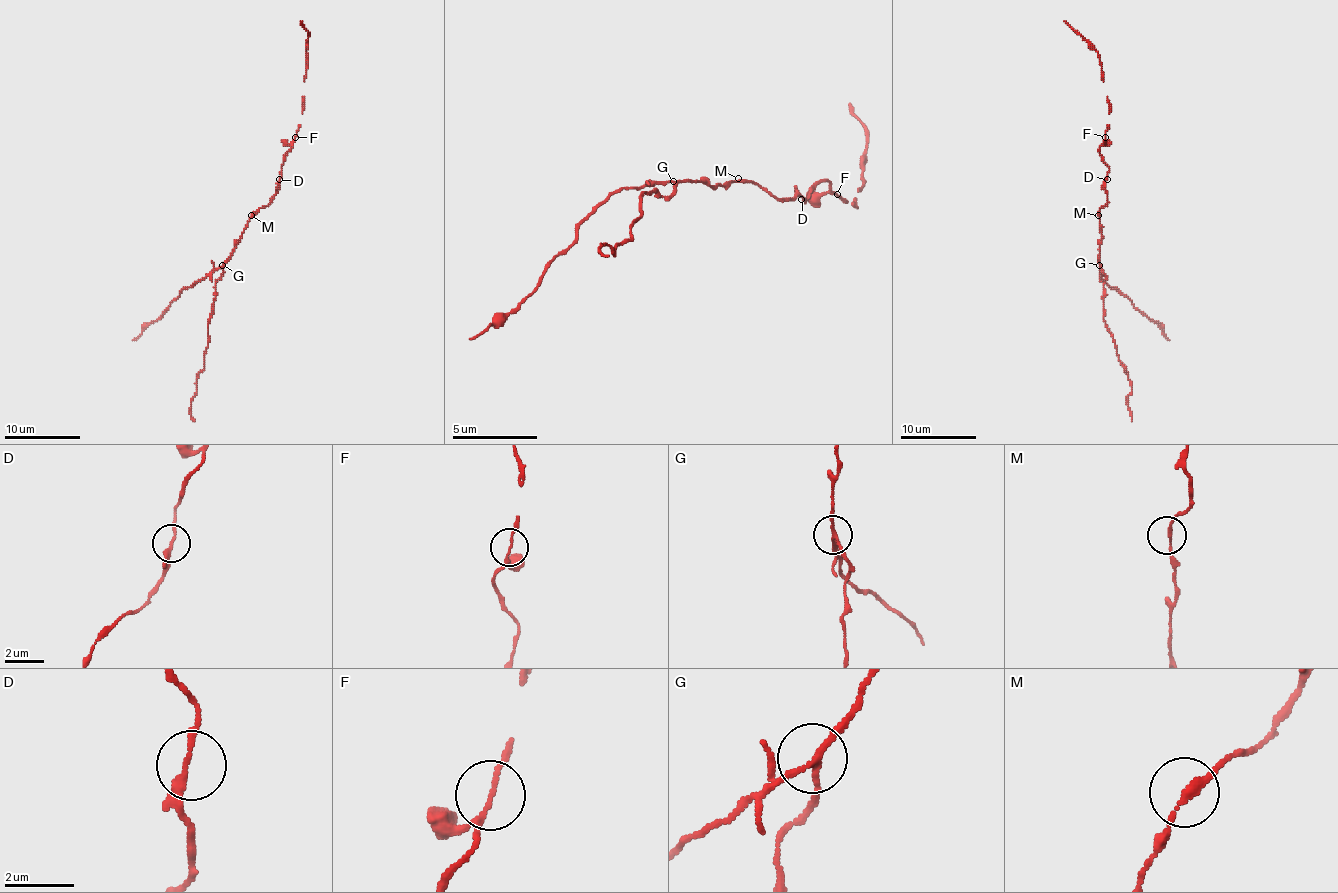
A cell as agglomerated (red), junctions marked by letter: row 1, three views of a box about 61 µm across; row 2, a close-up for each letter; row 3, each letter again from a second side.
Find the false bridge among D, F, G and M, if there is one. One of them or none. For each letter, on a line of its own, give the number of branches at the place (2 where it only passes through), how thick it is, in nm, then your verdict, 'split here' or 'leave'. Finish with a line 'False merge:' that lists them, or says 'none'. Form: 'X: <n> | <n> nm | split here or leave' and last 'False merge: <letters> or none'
D: 2 | 200 nm | leave
F: 3 | 110 nm | leave
G: 3 | 150 nm | split here
M: 2 | 180 nm | leave
False merge: G

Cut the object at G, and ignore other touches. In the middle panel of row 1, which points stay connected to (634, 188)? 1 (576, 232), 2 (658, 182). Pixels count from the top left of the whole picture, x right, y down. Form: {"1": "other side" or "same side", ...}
{"1": "same side", "2": "same side"}

